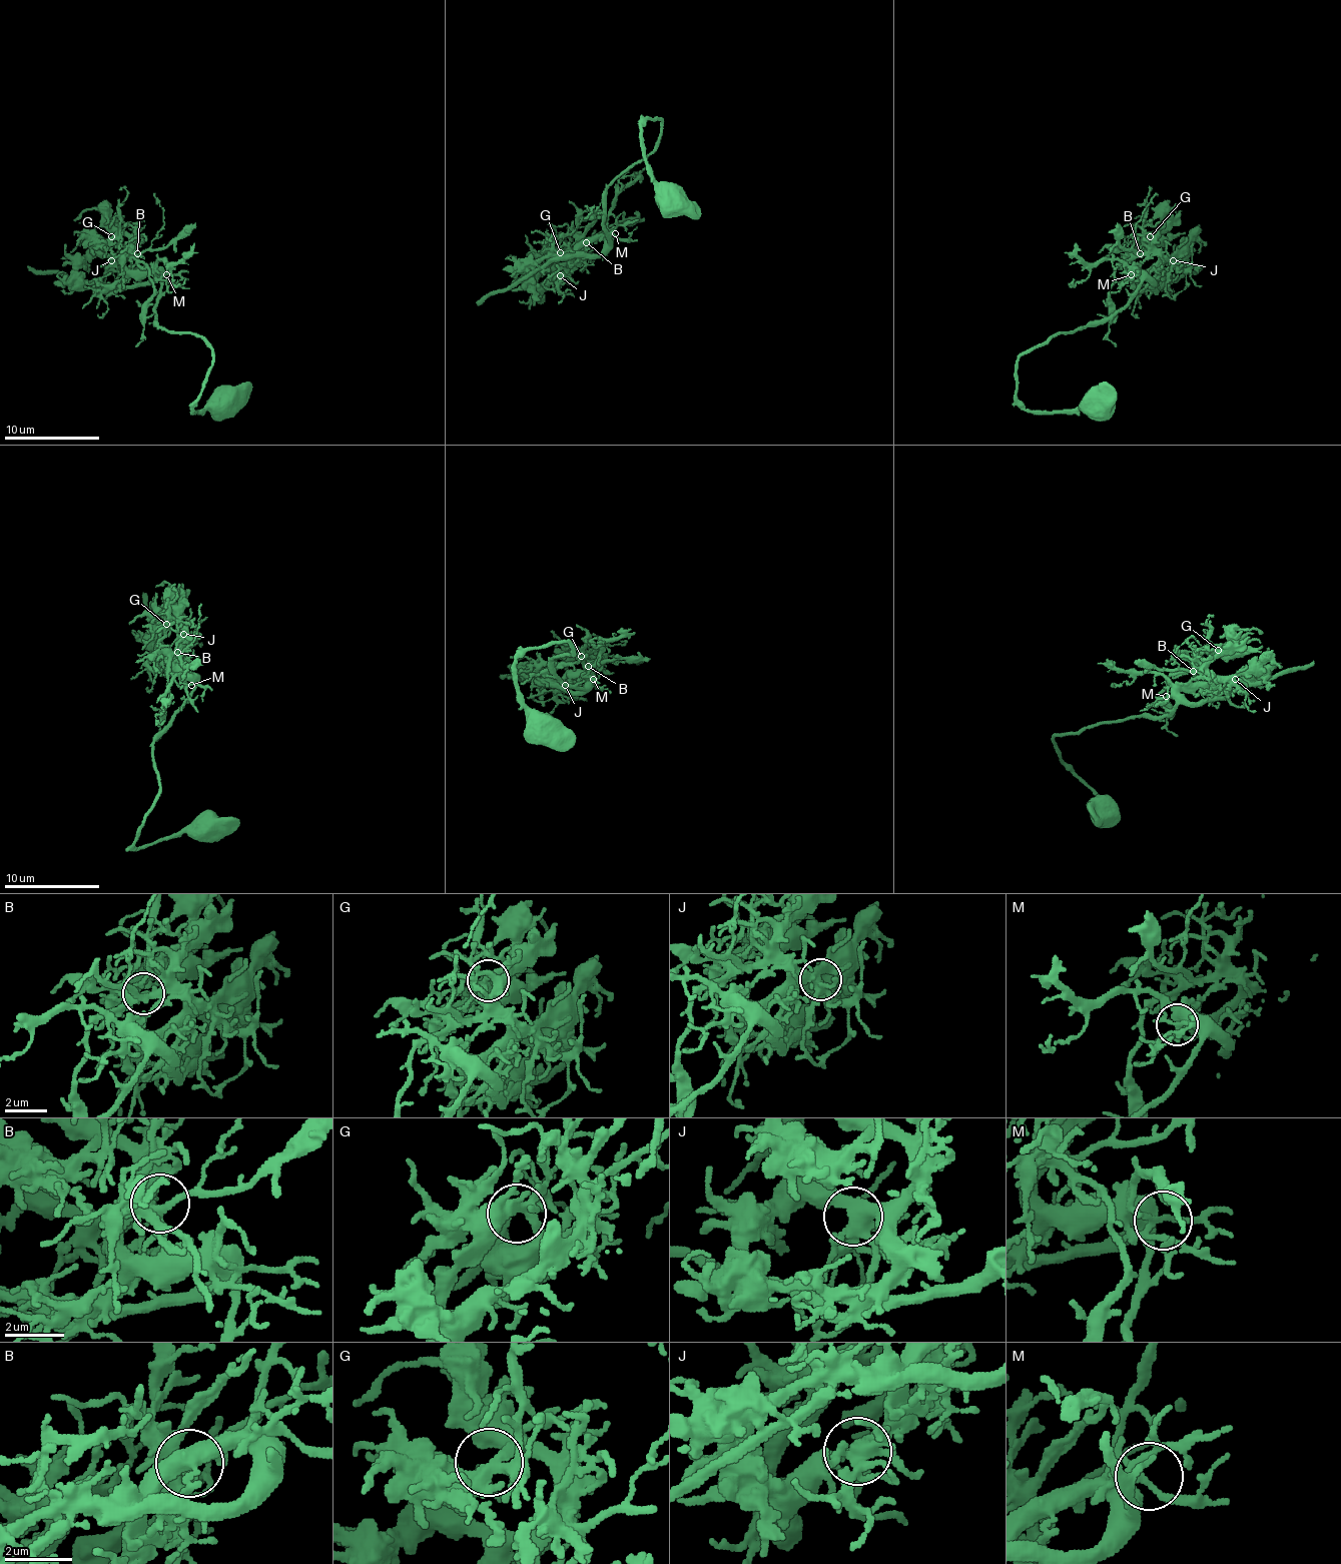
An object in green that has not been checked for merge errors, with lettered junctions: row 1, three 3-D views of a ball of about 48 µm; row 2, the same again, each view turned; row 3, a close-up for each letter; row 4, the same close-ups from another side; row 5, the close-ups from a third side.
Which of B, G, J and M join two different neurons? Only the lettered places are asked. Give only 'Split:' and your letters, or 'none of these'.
Split: none of these

